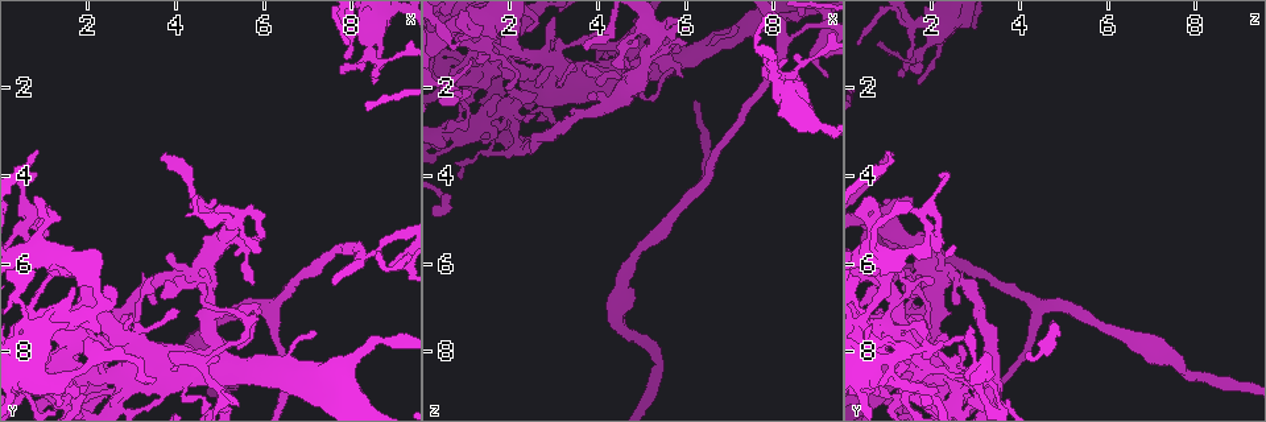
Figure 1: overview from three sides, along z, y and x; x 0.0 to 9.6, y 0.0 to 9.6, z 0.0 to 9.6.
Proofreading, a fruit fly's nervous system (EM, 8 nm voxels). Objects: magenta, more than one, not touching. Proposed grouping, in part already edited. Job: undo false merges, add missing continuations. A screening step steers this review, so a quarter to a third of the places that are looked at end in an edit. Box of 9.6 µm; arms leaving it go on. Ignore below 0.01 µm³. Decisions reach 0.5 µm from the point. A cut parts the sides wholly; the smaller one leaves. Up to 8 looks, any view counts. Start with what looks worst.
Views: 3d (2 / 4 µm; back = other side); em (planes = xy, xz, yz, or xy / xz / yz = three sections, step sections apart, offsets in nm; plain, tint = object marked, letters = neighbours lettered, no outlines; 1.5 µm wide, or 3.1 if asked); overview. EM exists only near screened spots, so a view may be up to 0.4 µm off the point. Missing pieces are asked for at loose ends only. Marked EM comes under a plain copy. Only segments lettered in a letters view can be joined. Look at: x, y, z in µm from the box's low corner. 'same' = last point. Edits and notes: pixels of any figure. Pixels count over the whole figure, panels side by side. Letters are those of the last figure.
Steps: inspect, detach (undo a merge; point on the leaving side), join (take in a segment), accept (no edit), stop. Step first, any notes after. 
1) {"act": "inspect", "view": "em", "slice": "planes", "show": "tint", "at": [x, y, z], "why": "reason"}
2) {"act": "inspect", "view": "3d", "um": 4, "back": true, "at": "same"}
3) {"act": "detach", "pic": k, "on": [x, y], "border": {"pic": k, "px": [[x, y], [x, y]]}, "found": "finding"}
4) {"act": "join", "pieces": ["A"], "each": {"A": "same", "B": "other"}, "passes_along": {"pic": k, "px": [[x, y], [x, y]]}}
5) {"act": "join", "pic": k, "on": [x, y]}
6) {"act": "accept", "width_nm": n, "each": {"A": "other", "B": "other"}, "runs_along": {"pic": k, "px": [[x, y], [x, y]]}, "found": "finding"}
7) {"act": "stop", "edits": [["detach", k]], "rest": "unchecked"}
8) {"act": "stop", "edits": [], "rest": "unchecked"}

{"act": "inspect", "view": "3d", "um": 2, "at": [1.40, 8.70, 1.75], "why": "branch point"}

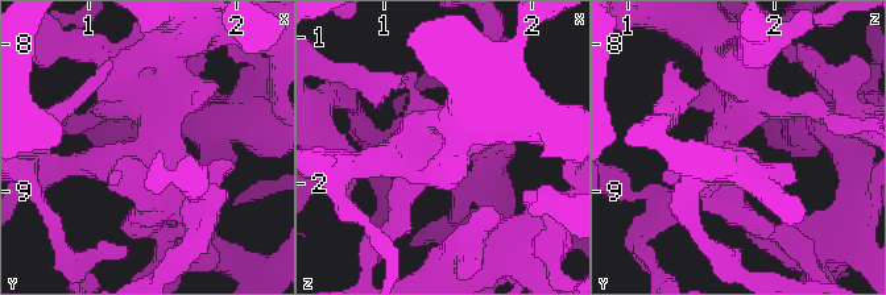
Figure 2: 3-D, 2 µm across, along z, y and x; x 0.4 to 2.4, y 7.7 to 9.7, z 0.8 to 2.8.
{"act": "inspect", "view": "em", "slice": "planes", "show": "tint", "at": [1.42, 8.66, 1.70], "why": "shape alone is not enough"}

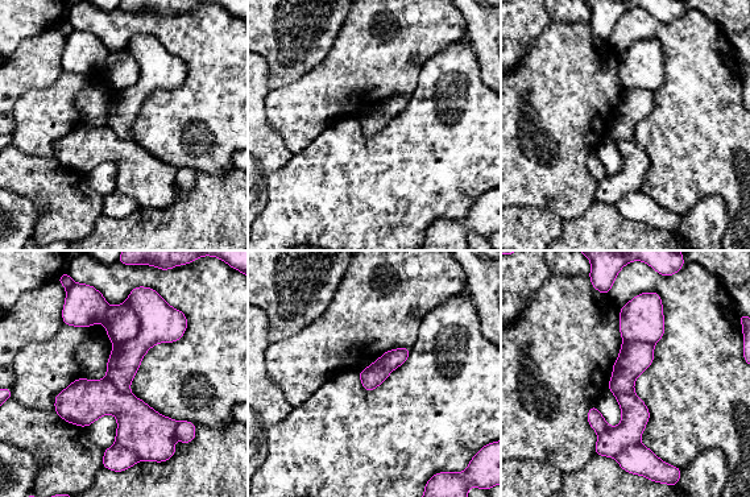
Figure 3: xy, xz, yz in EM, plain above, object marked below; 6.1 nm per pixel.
{"act": "inspect", "view": "em", "slice": "planes", "show": "letters", "at": "same"}

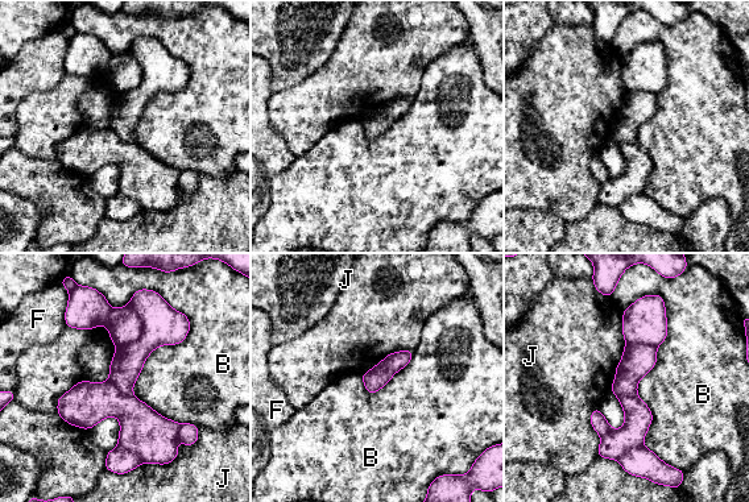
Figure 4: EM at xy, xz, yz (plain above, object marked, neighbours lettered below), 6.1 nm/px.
{"act": "accept", "each": {"B": "other", "F": "other", "J": "other"}, "found": "continuous, no second cell"}

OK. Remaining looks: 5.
{"act": "inspect", "view": "3d", "um": 2, "at": [1.45, 6.20, 0.90], "why": "calibre changes"}

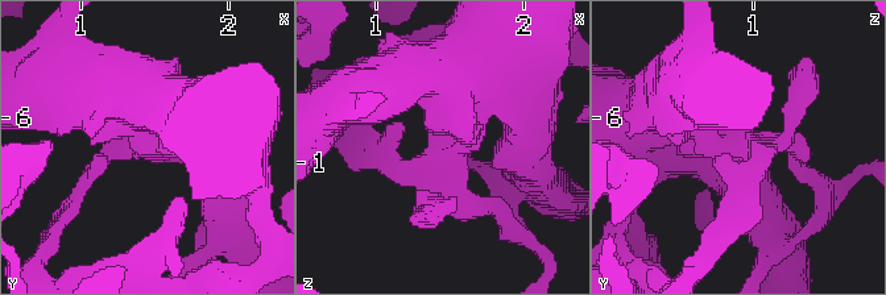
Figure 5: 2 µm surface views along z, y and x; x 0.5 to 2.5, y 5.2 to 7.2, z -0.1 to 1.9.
{"act": "inspect", "view": "em", "slice": "planes", "show": "tint", "at": [1.50, 6.16, 0.84]}

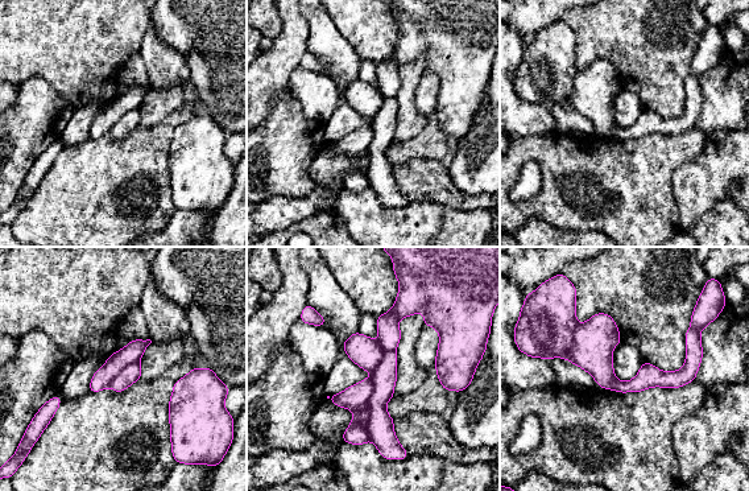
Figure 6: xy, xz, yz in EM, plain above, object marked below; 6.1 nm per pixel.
{"act": "inspect", "view": "em", "slice": "planes", "show": "letters", "at": "same", "why": "what lies round it"}

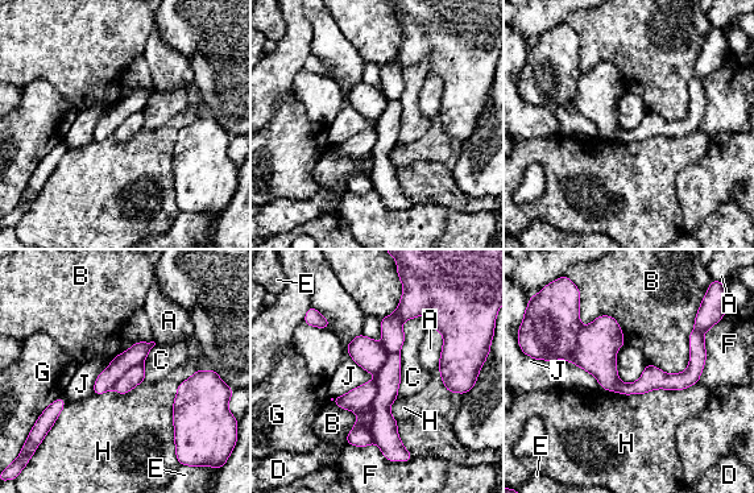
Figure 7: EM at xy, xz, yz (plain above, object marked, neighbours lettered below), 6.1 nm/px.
{"act": "accept", "each": {"A": "other", "B": "other", "C": "other", "D": "other", "E": "other", "F": "other", "G": "other", "H": "other", "J": "other"}, "found": "all the same cell"}

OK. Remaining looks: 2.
{"act": "inspect", "view": "3d", "um": 2, "at": [2.85, 7.45, 0.95]}

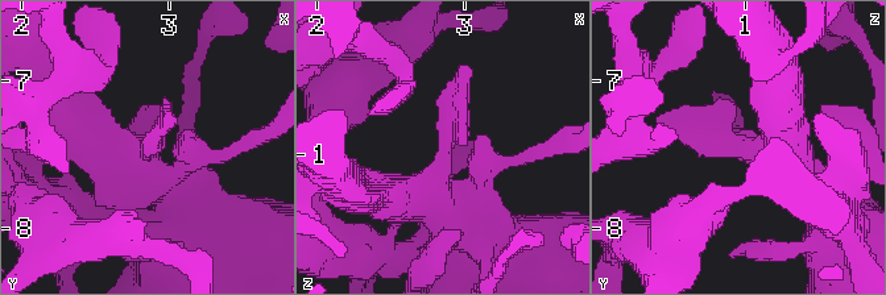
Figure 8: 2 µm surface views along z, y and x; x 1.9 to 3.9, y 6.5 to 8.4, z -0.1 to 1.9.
{"act": "inspect", "view": "em", "slice": "xy", "step": 4, "show": "letters", "at": [2.88, 7.42, 1.00], "why": "now the EM"}

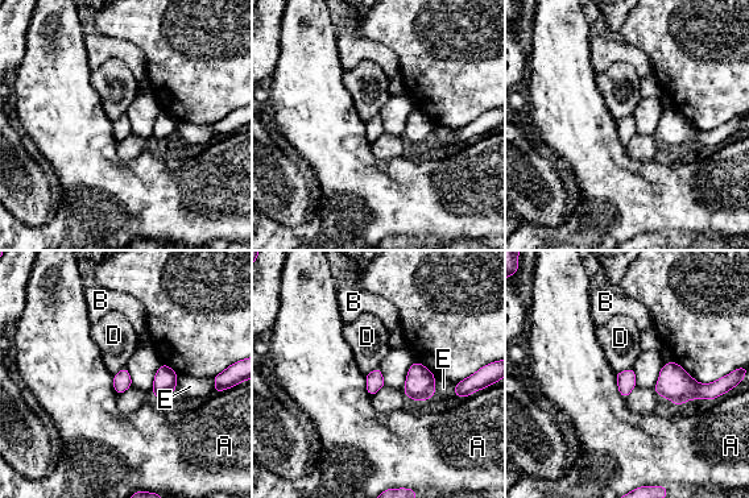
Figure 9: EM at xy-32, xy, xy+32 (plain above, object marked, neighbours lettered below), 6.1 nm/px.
{"act": "accept", "each": {"A": "other", "B": "other", "D": "other", "E": "other"}, "border": {"pic": 9, "px": [[162, 364], [156, 373], [152, 394]]}, "found": "all the same cell"}

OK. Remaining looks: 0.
{"act": "stop", "edits": [], "rest": "unchecked"}

